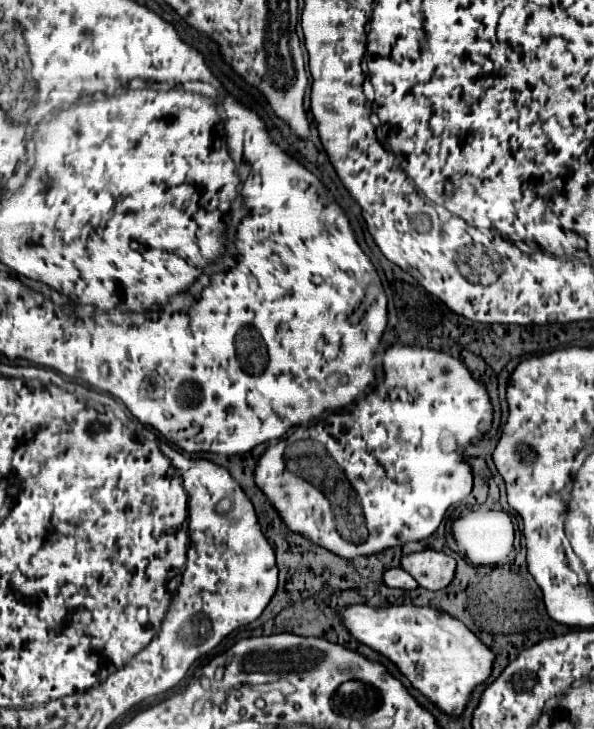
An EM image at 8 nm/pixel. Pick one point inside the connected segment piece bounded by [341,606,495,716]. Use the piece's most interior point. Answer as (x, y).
(443, 659)

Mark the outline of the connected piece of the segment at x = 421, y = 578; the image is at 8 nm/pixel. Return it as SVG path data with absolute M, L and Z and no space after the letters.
M421 550L403 556L401 566L419 582L421 588L433 592L447 588L453 582L457 570L457 562L451 556L435 550Z

